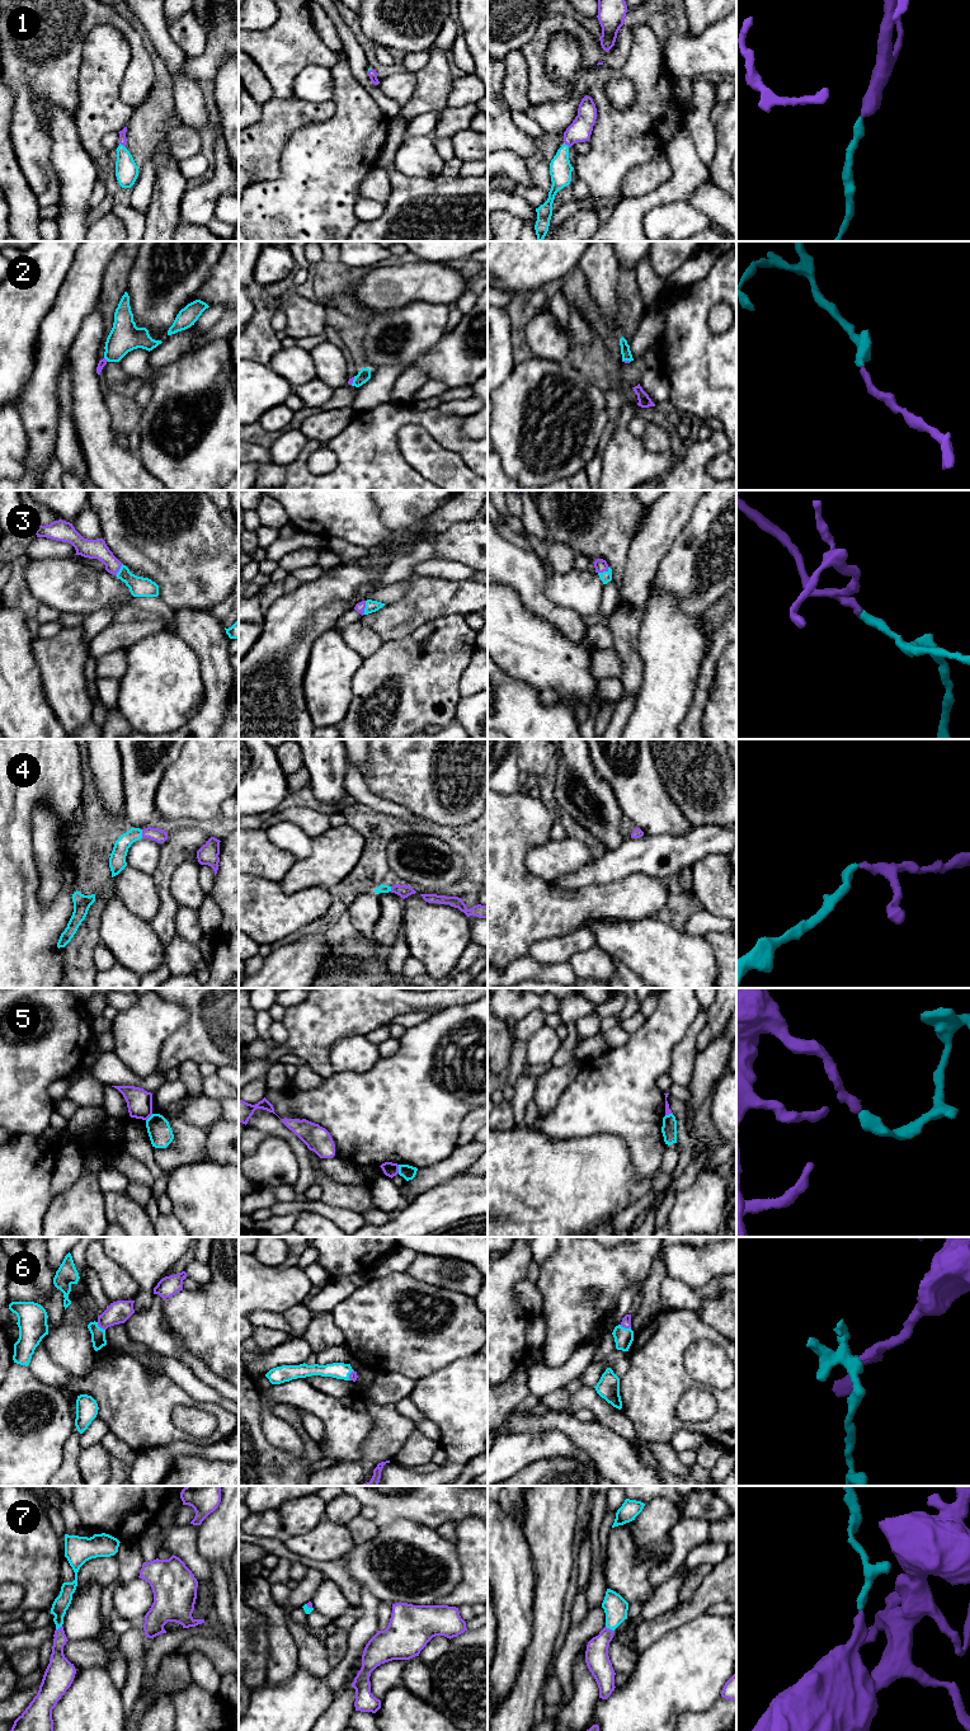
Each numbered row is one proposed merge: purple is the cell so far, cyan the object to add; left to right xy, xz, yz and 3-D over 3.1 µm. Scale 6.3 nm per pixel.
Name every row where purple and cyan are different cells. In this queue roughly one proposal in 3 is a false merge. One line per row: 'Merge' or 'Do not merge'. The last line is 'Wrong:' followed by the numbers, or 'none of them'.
1: Merge
2: Merge
3: Merge
4: Merge
5: Do not merge
6: Merge
7: Merge
Wrong: 5

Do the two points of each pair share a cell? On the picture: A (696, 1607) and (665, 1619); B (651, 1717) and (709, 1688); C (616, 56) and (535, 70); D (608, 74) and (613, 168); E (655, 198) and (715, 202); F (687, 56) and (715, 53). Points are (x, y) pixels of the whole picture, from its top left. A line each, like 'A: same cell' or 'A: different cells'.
A: same cell
B: same cell
C: same cell
D: same cell
E: different cells
F: same cell

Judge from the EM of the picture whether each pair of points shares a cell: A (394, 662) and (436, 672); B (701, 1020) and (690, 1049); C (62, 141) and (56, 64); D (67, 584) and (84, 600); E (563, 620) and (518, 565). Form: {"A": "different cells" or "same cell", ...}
{"A": "same cell", "B": "same cell", "C": "different cells", "D": "same cell", "E": "same cell"}

